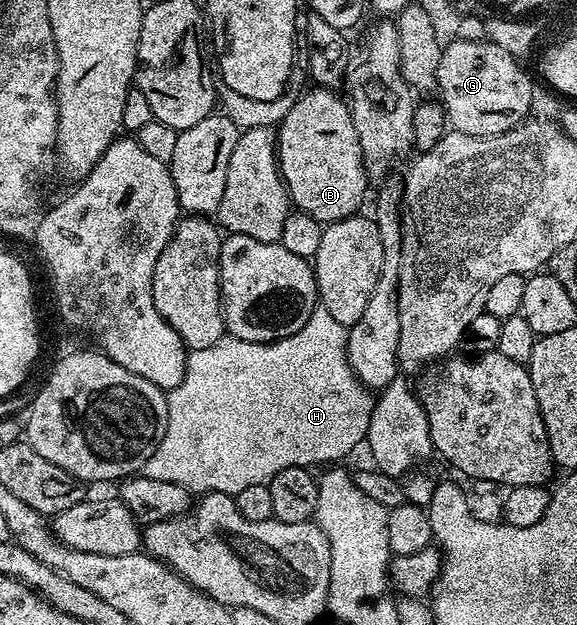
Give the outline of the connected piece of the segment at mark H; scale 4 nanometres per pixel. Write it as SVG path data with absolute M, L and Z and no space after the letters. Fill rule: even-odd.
M319 306L313 311L311 318L307 318L307 326L303 326L303 330L282 340L273 340L270 344L260 344L259 342L243 342L239 338L226 334L221 337L219 342L215 342L215 346L203 346L203 350L190 351L183 382L179 382L179 386L175 386L167 396L167 430L163 430L163 442L159 442L159 446L155 446L155 454L151 454L151 458L147 458L143 475L155 482L171 482L175 486L183 486L193 494L222 492L236 497L237 492L244 490L246 486L268 484L271 477L279 474L279 470L309 468L314 466L313 464L329 466L334 462L341 462L341 459L357 443L360 445L364 441L375 403L374 393L366 388L360 378L351 370L347 356L348 337L347 329L339 322L335 322L335 318L331 318L331 314L327 314L325 308Z

